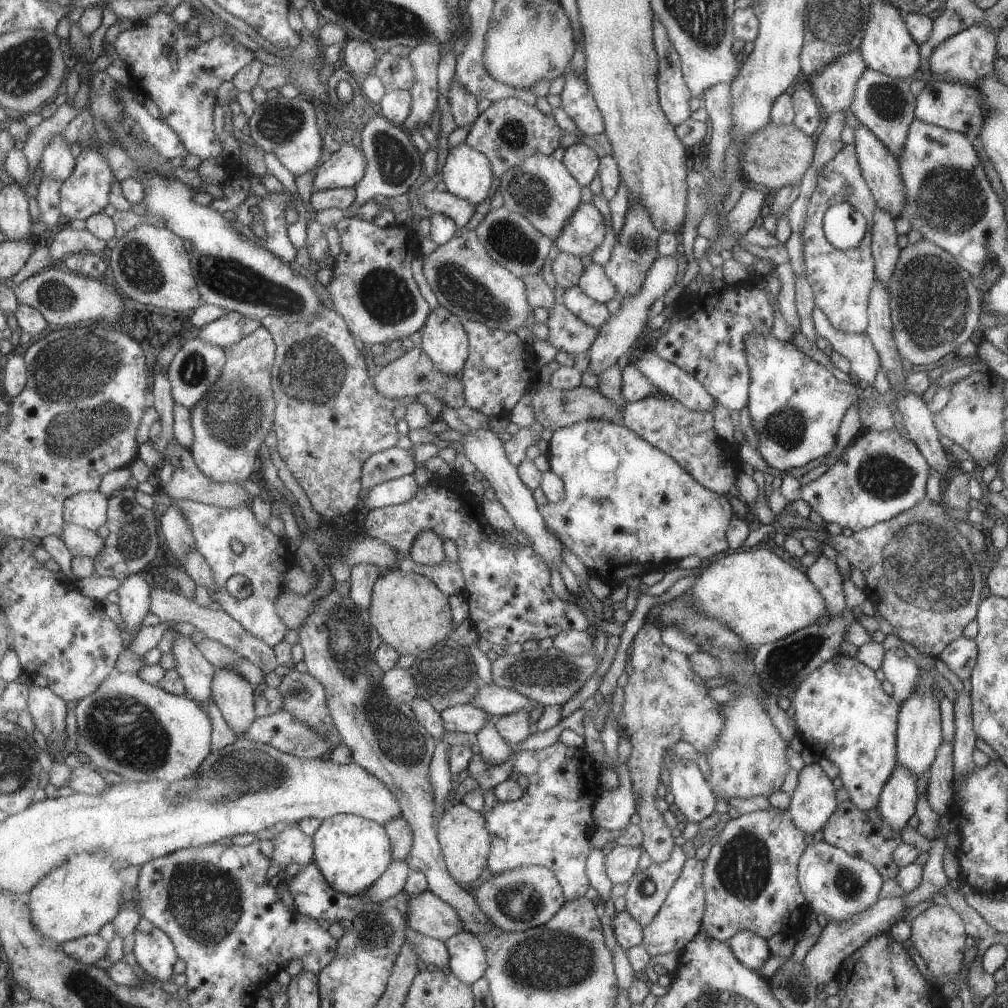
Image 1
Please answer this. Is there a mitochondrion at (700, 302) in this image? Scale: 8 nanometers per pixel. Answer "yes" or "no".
no

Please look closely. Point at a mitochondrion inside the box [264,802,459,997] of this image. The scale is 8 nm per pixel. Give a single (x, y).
(374, 933)

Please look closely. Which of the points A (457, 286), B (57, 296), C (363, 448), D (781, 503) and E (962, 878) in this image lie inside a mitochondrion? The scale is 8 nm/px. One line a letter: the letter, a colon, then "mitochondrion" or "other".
A: mitochondrion
B: mitochondrion
C: other
D: other
E: other

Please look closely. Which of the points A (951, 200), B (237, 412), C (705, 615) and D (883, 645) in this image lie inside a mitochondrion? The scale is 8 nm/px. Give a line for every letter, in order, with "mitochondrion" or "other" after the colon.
A: mitochondrion
B: mitochondrion
C: other
D: other

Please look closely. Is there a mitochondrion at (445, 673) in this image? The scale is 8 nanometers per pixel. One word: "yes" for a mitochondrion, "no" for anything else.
yes

